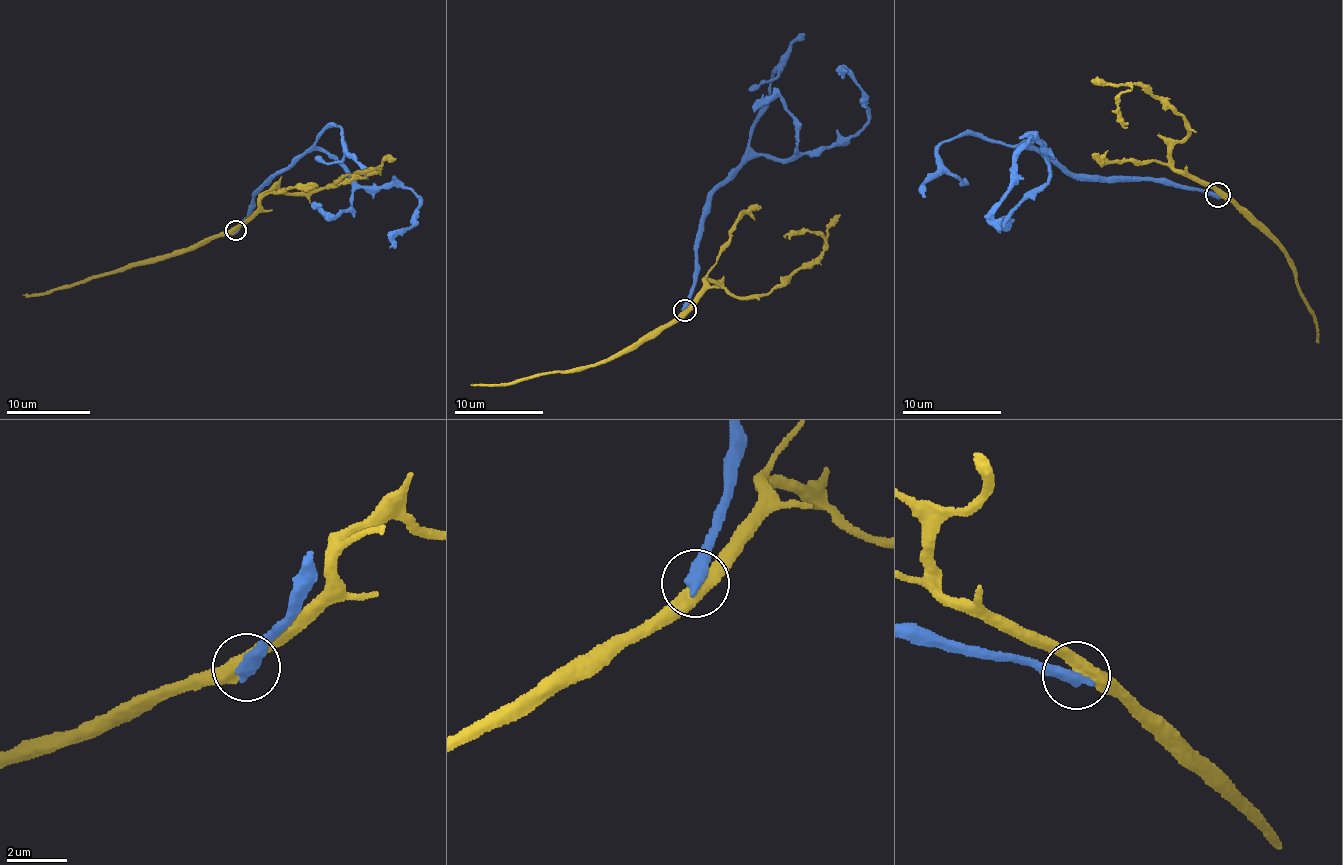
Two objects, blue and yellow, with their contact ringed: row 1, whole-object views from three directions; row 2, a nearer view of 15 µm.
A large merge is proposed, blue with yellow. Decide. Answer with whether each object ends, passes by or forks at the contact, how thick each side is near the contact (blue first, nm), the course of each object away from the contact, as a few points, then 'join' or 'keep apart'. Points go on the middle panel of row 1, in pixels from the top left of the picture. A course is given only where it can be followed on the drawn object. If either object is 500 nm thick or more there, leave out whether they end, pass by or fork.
blue ends; yellow passes by; calibres 480 and 440 nm; course blue (685, 309), (707, 193), (753, 155), (815, 154), (846, 143), (868, 118), (866, 95), (850, 72), (840, 71); course yellow (685, 310), (705, 279), (735, 296), (760, 298), (827, 247), (821, 235), (810, 232), (784, 238); keep apart

